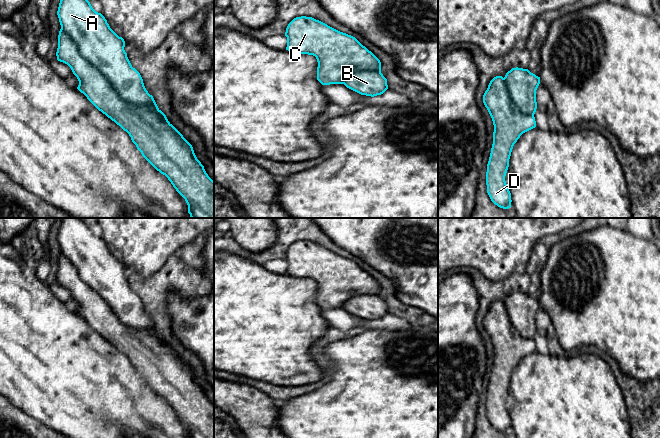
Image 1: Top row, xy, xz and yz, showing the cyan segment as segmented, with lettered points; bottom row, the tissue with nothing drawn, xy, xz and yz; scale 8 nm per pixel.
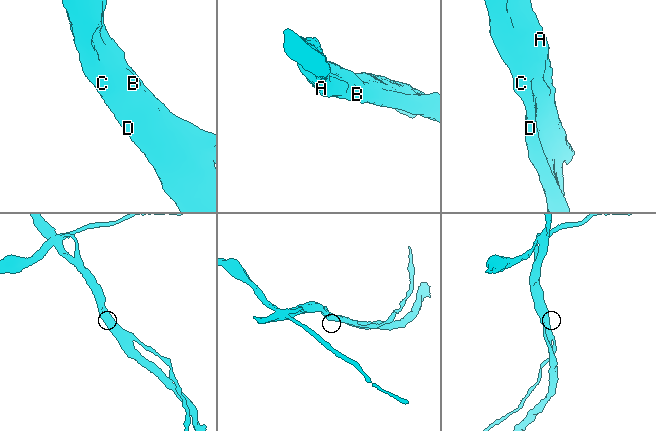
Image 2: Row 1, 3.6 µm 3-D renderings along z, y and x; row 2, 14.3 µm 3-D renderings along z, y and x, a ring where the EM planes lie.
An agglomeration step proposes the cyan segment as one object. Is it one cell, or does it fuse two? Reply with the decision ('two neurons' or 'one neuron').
two neurons

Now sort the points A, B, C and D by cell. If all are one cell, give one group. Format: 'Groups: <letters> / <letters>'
Groups: A B / C D

